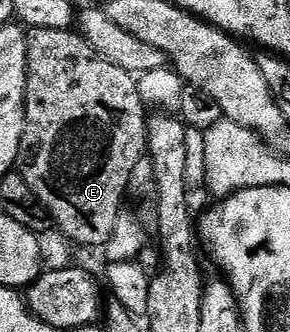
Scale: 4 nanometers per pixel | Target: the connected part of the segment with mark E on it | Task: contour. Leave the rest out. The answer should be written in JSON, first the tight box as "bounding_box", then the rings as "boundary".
{"bounding_box":[16,29,148,249],"boundary":[[[33,29],[26,36],[26,124],[18,150],[18,161],[16,164],[17,174],[28,181],[28,189],[36,193],[36,197],[46,207],[52,216],[52,223],[57,230],[61,231],[71,244],[79,243],[82,249],[105,248],[106,243],[113,237],[117,229],[118,220],[123,214],[122,198],[130,191],[130,178],[132,169],[147,154],[146,150],[146,121],[148,108],[142,102],[138,92],[138,80],[135,76],[129,75],[124,69],[104,61],[92,45],[77,30],[71,29],[61,31],[60,29]]]}

